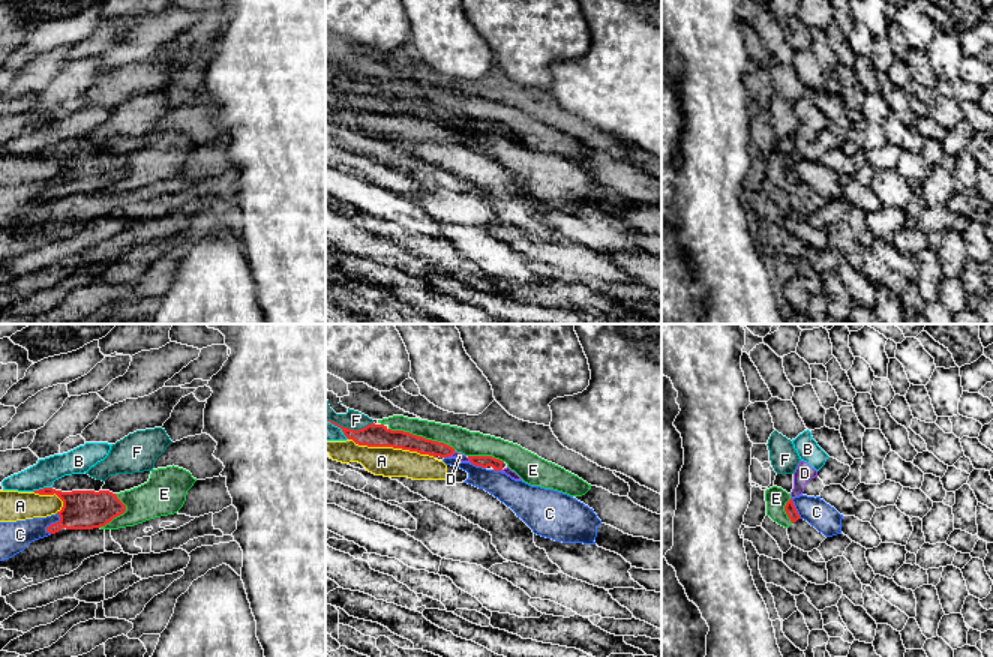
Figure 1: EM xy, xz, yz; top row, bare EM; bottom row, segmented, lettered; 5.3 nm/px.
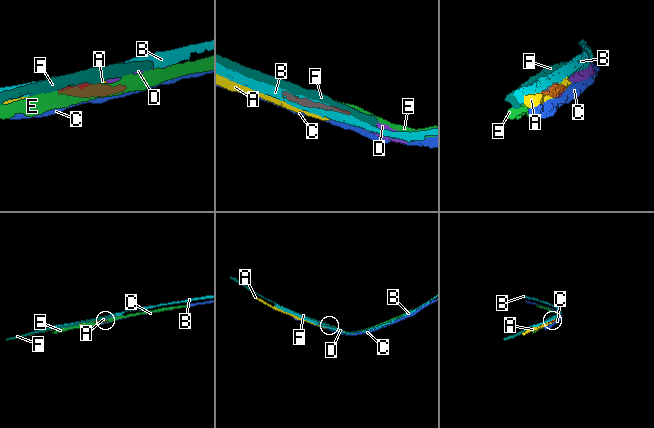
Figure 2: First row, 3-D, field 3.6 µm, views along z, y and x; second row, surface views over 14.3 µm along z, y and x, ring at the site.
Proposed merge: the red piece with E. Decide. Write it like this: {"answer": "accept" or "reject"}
{"answer": "reject"}

